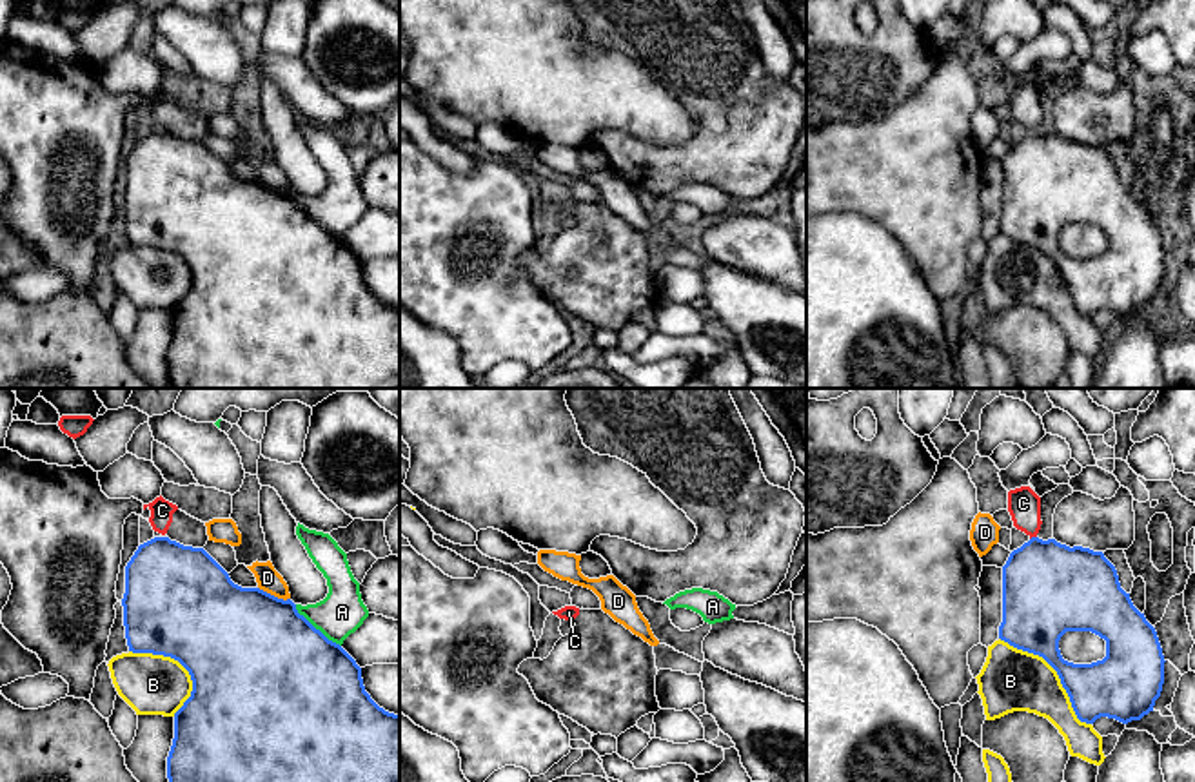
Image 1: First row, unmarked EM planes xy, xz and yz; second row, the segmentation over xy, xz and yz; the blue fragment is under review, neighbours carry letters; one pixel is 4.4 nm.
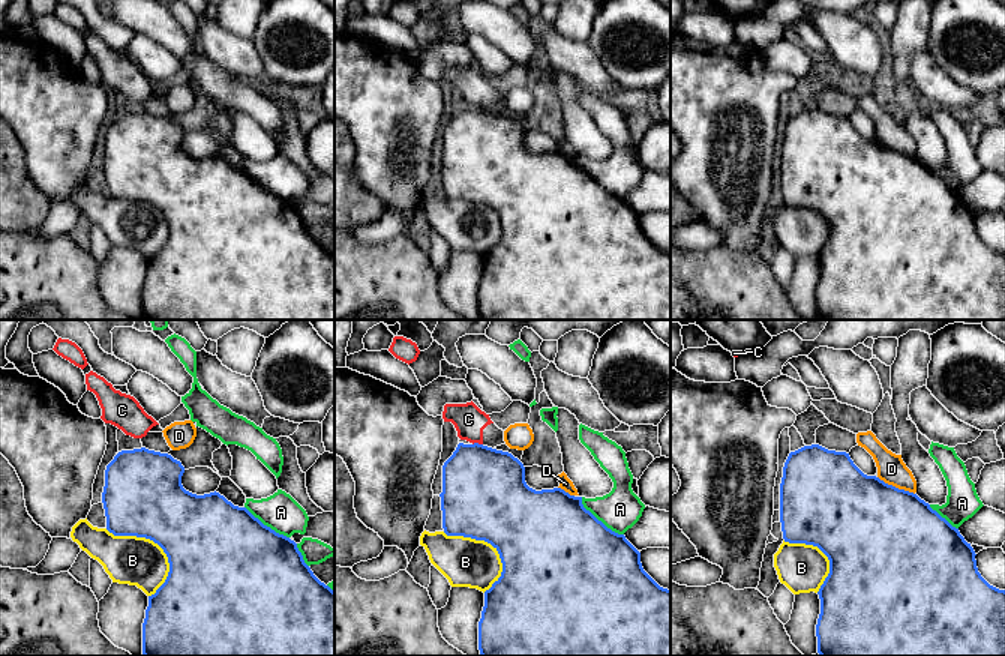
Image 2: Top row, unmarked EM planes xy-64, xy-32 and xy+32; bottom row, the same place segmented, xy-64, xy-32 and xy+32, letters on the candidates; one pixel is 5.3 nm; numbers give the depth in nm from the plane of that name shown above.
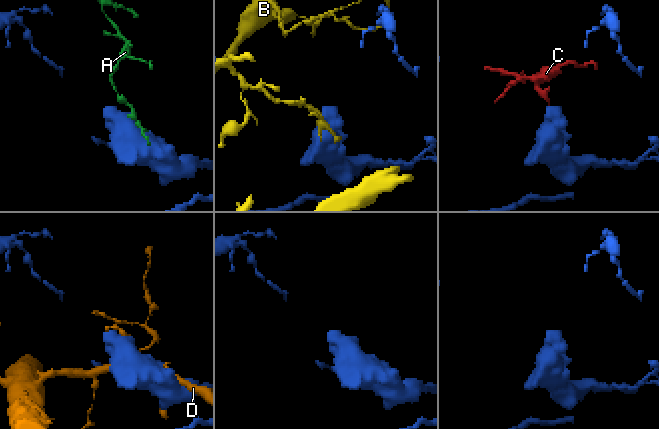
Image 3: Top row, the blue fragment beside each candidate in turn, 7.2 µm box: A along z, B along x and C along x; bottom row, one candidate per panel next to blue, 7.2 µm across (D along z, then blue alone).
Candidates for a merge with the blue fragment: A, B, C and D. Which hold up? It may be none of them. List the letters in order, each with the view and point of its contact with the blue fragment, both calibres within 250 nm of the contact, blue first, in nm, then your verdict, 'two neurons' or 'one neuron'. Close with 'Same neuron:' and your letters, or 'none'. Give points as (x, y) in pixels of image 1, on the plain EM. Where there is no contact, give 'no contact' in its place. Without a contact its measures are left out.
A: xy (315, 222) | 500/200 nm | two neurons
B: yz (1057, 267) | 260/280 nm | two neurons
C: yz (1032, 131) | 420/140 nm | two neurons
D: xy (273, 189) | 500/100 nm | two neurons
Same neuron: none

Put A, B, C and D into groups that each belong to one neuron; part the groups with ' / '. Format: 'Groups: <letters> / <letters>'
Groups: A / B / C / D

